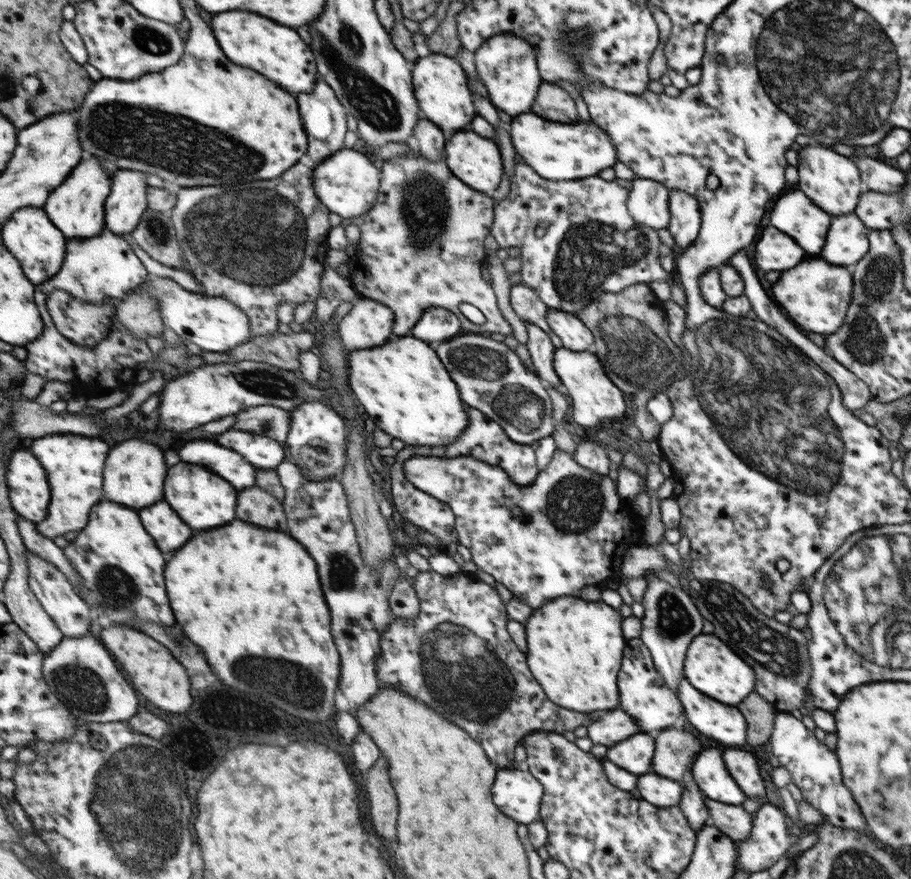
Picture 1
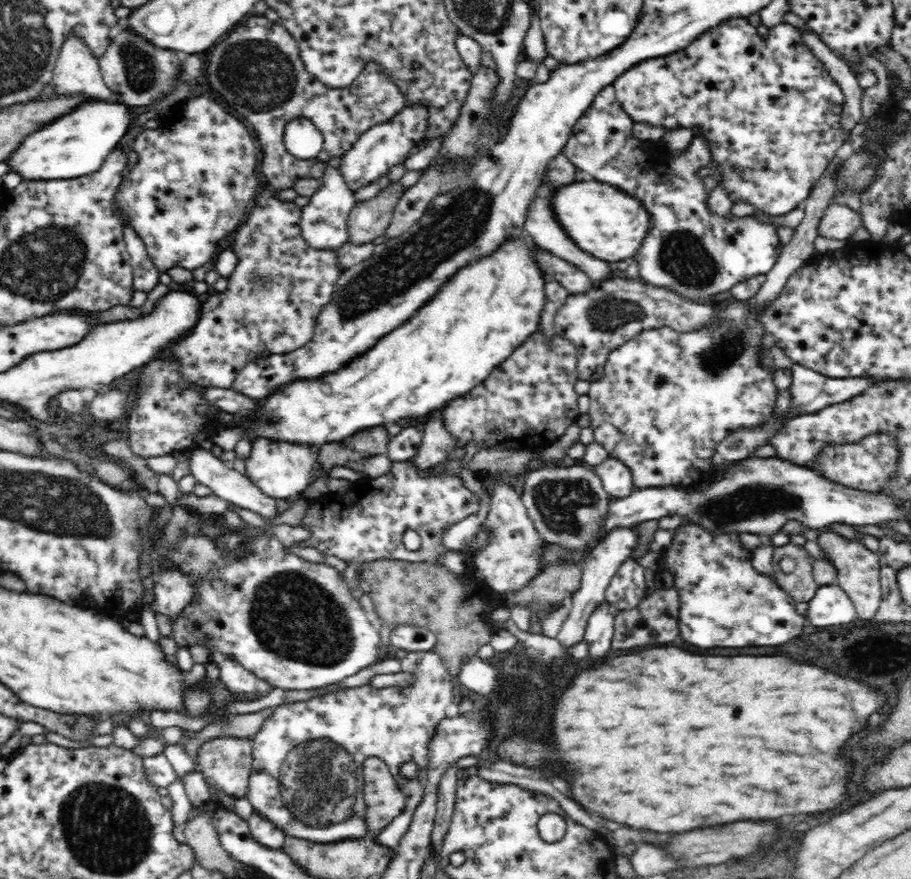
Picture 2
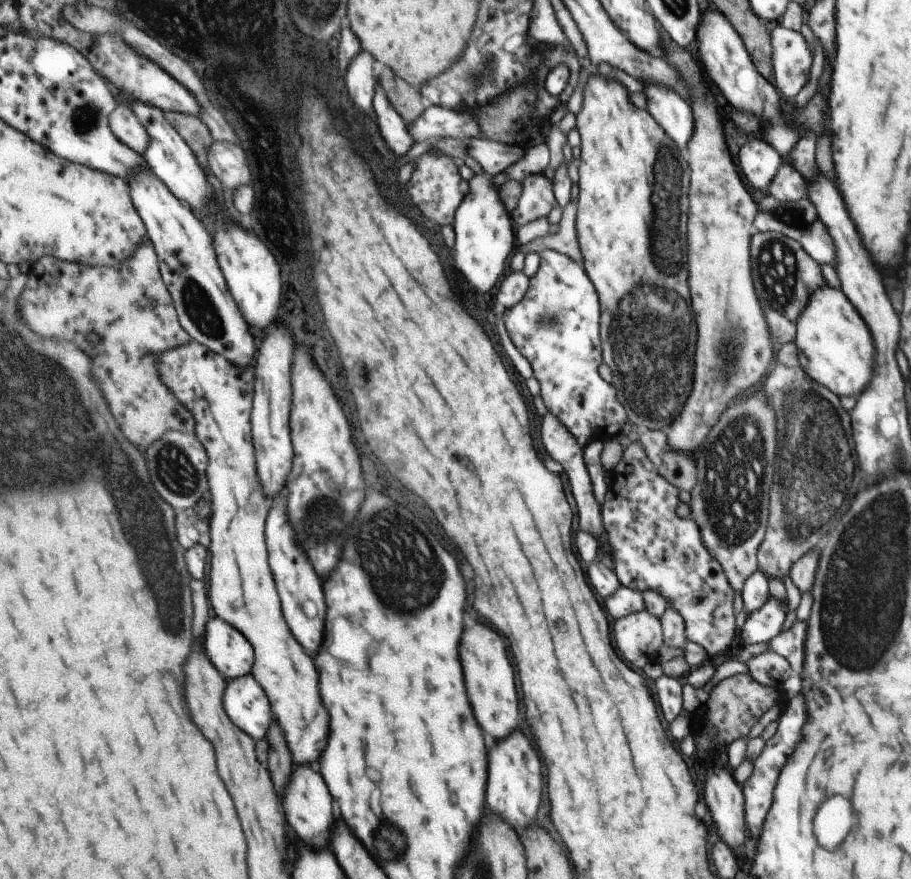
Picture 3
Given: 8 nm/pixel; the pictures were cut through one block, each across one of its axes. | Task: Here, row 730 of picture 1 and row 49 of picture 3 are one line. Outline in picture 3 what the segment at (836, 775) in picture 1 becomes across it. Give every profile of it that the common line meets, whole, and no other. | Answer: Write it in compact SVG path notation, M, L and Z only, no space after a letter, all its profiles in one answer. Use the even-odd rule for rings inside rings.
M771 26L771 66L773 66L773 82L777 92L793 100L809 82L811 64L813 64L813 50L809 50L809 42L805 36L777 26Z

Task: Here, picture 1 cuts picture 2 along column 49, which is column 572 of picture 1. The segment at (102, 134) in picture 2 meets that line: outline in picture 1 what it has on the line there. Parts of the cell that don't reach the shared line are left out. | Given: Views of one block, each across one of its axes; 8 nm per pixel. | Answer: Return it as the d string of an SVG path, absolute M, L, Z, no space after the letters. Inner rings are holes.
M521 114L511 120L509 136L515 154L521 156L519 162L529 164L533 172L553 182L577 178L585 180L587 176L595 176L603 168L613 168L613 164L617 162L617 150L613 148L613 142L599 130L599 126L587 122L555 124L535 114Z

